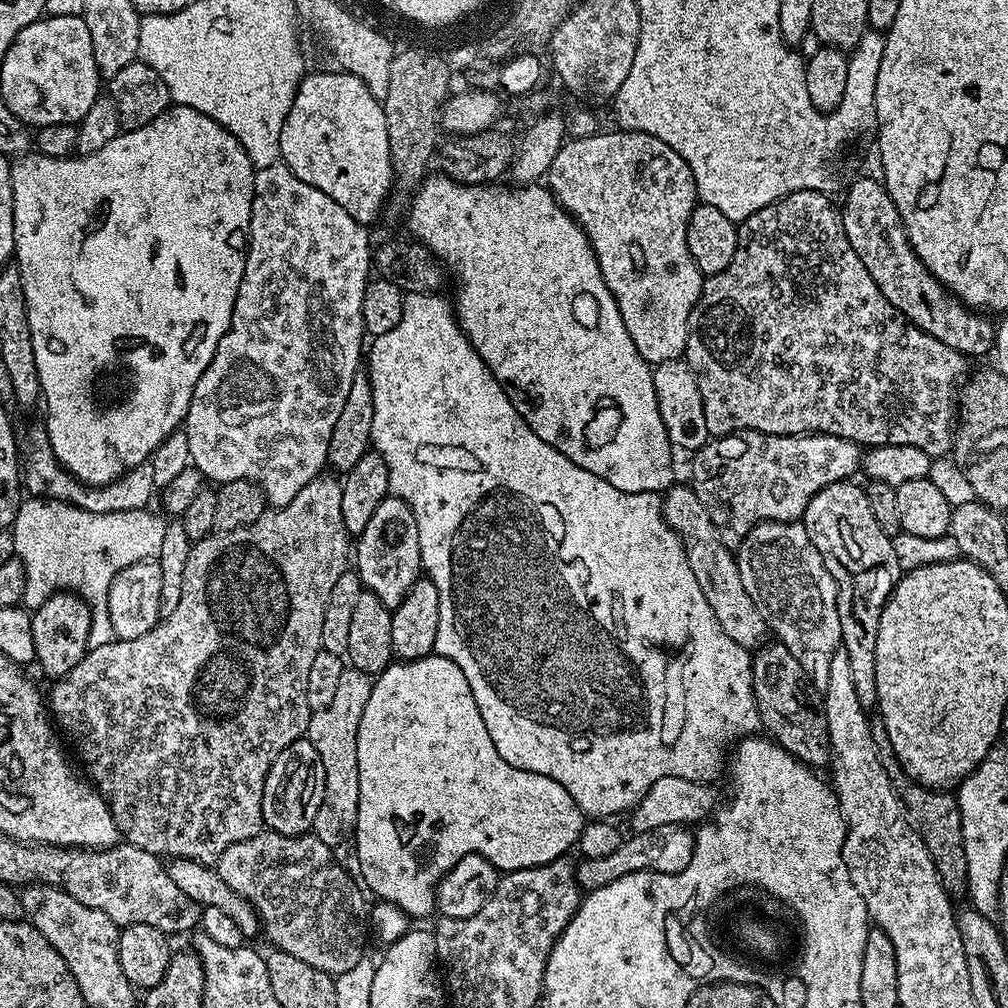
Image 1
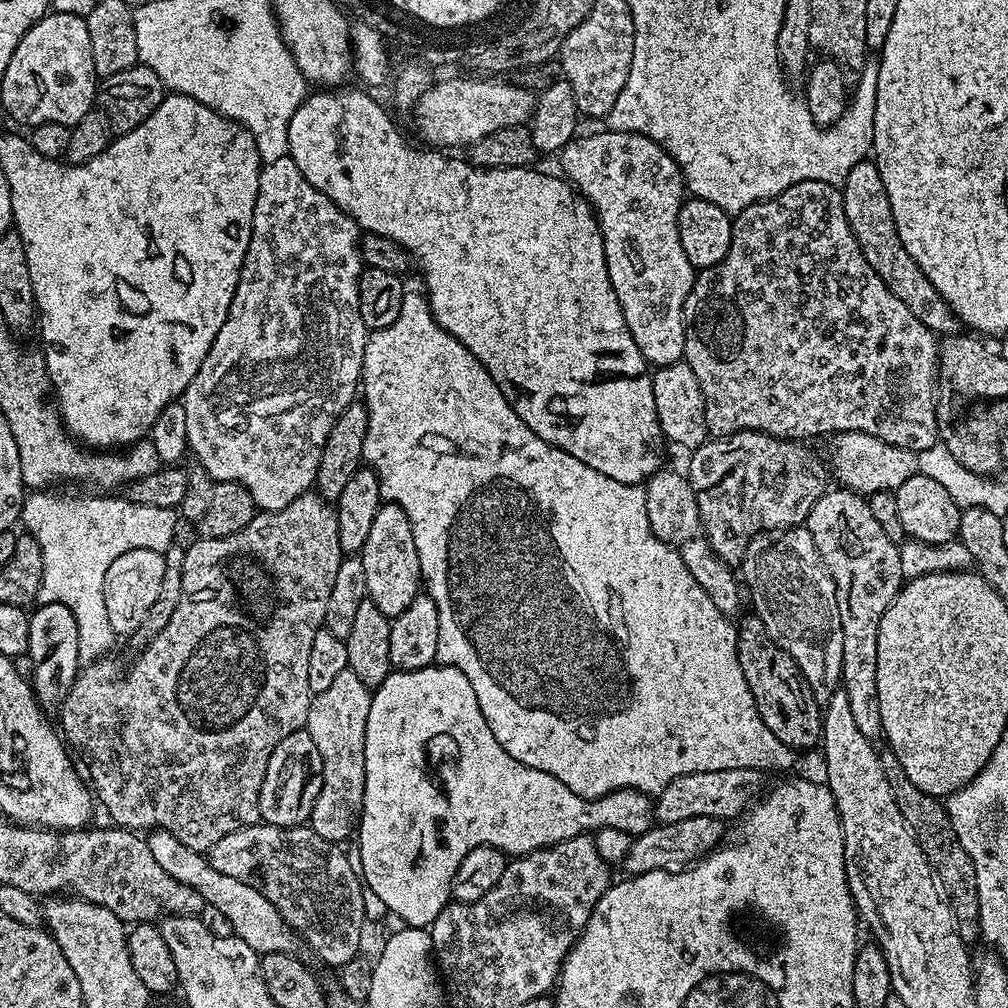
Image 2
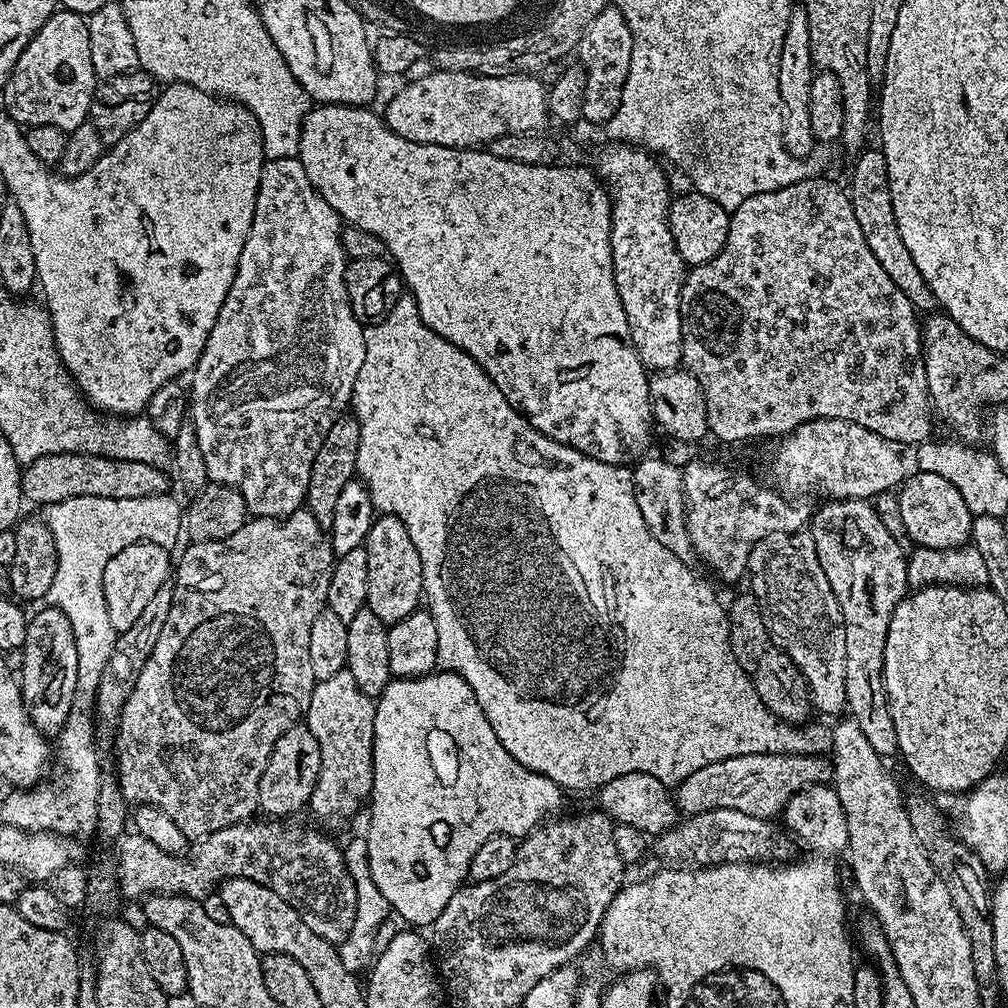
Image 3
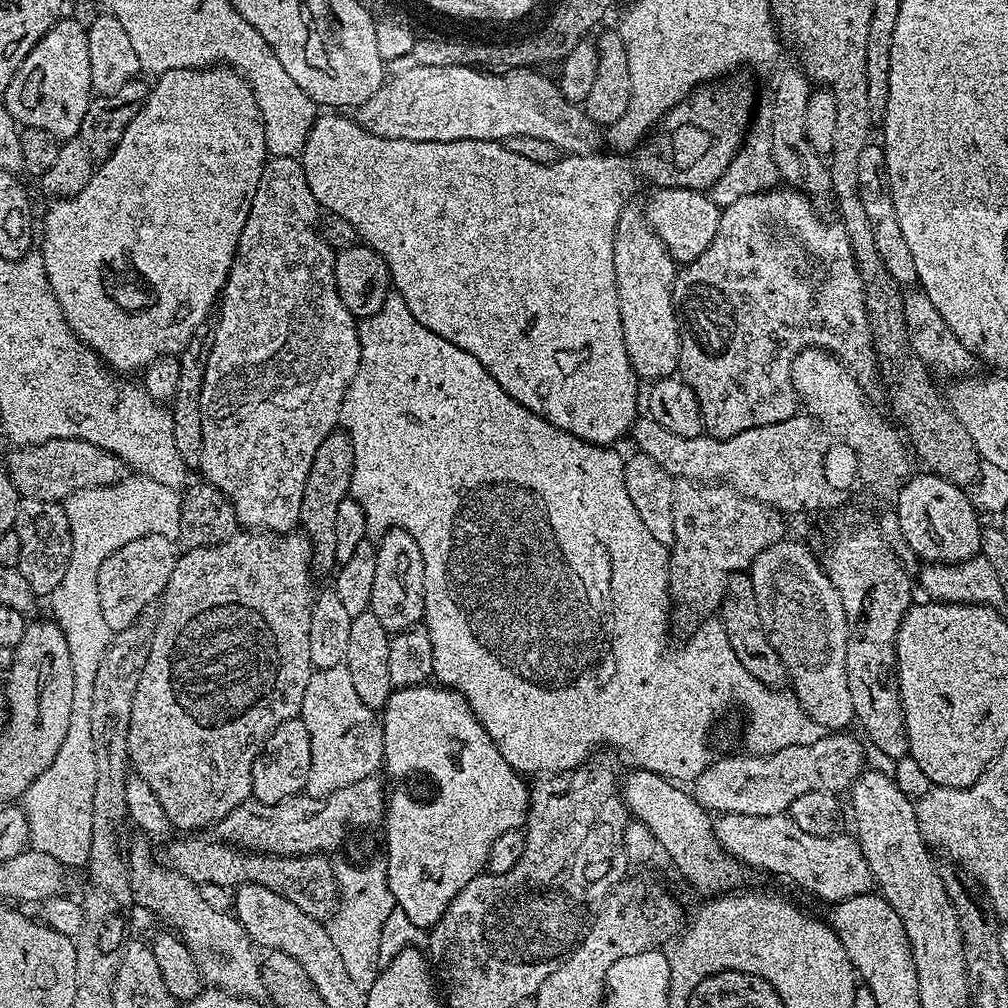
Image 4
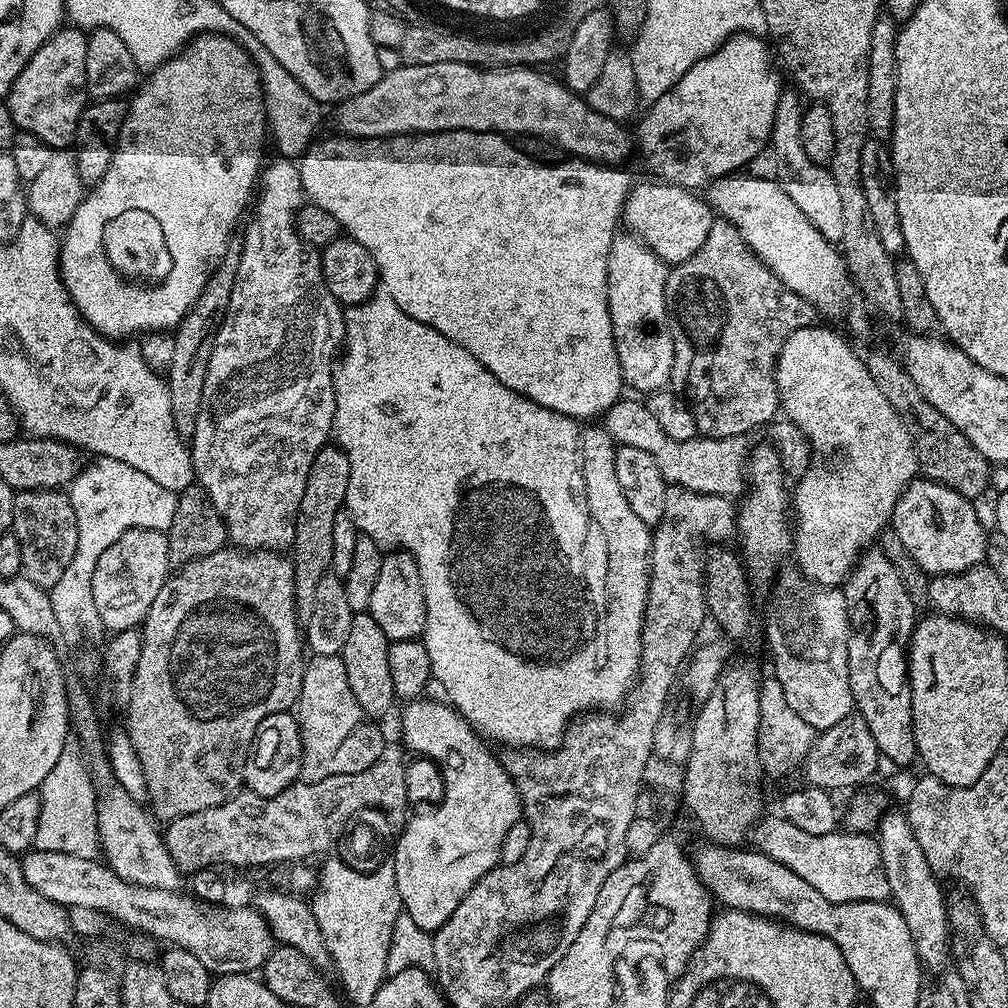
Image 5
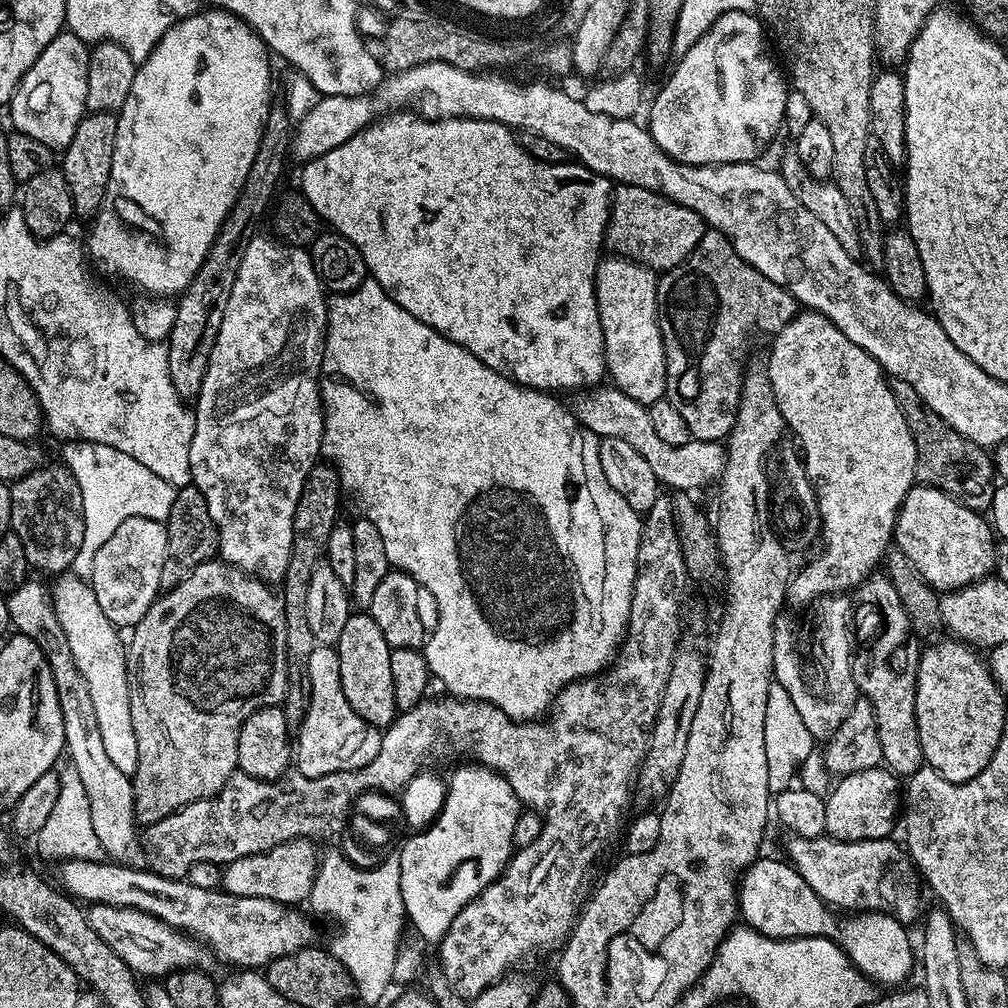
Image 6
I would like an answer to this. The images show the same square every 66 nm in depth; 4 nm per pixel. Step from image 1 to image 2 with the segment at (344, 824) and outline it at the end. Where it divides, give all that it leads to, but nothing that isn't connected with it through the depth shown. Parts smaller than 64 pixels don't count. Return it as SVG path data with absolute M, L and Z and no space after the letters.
M349 668L342 670L326 690L315 693L308 711L306 730L322 754L322 790L314 802L312 827L322 838L333 842L344 842L348 835L357 831L360 813L364 811L364 791L366 790L366 718L370 718L372 692Z

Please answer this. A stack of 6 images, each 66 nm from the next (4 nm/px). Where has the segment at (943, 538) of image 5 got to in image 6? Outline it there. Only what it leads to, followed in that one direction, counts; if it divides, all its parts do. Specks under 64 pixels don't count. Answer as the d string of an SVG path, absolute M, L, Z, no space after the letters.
M917 483L906 494L896 515L894 544L940 594L982 580L996 567L997 541L989 521L981 513L950 498L950 494L927 484Z

